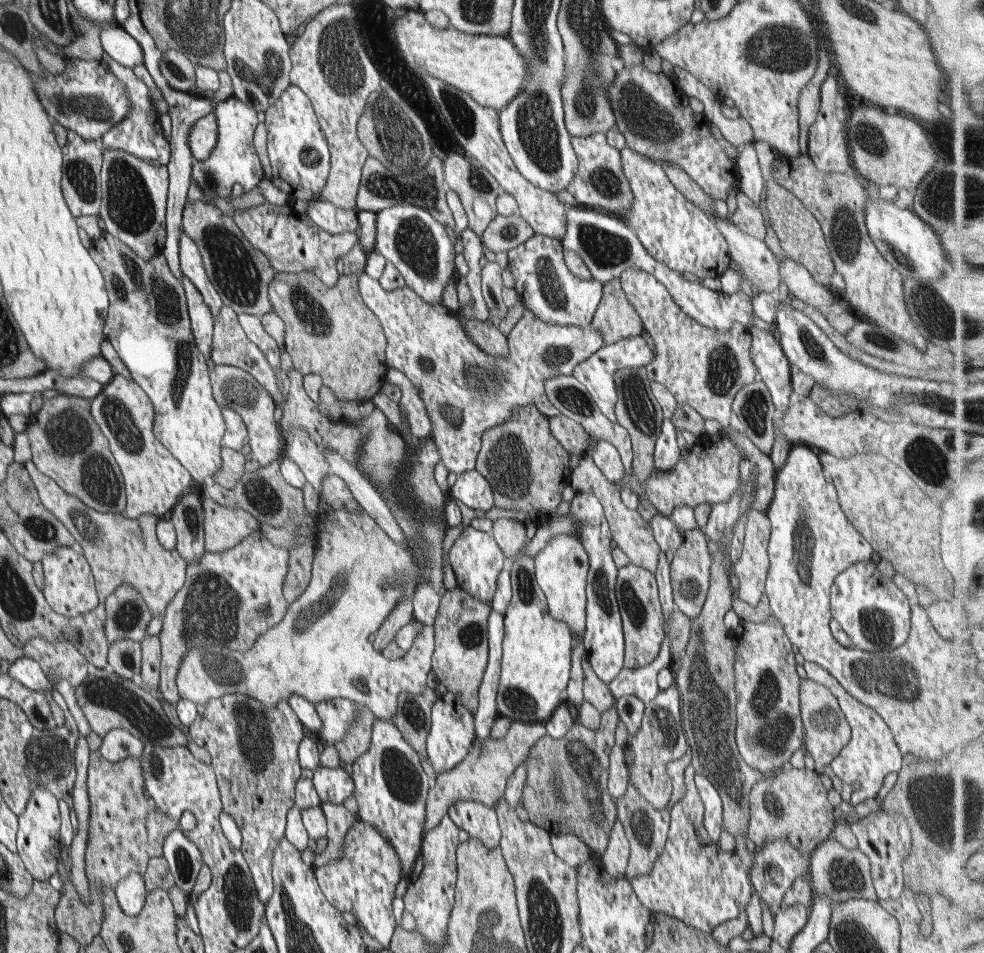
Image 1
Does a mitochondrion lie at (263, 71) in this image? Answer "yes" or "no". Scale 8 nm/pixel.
yes

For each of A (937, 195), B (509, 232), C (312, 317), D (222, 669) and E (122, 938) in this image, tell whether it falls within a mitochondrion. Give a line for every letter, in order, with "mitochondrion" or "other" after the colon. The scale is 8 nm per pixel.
A: mitochondrion
B: mitochondrion
C: mitochondrion
D: mitochondrion
E: mitochondrion

